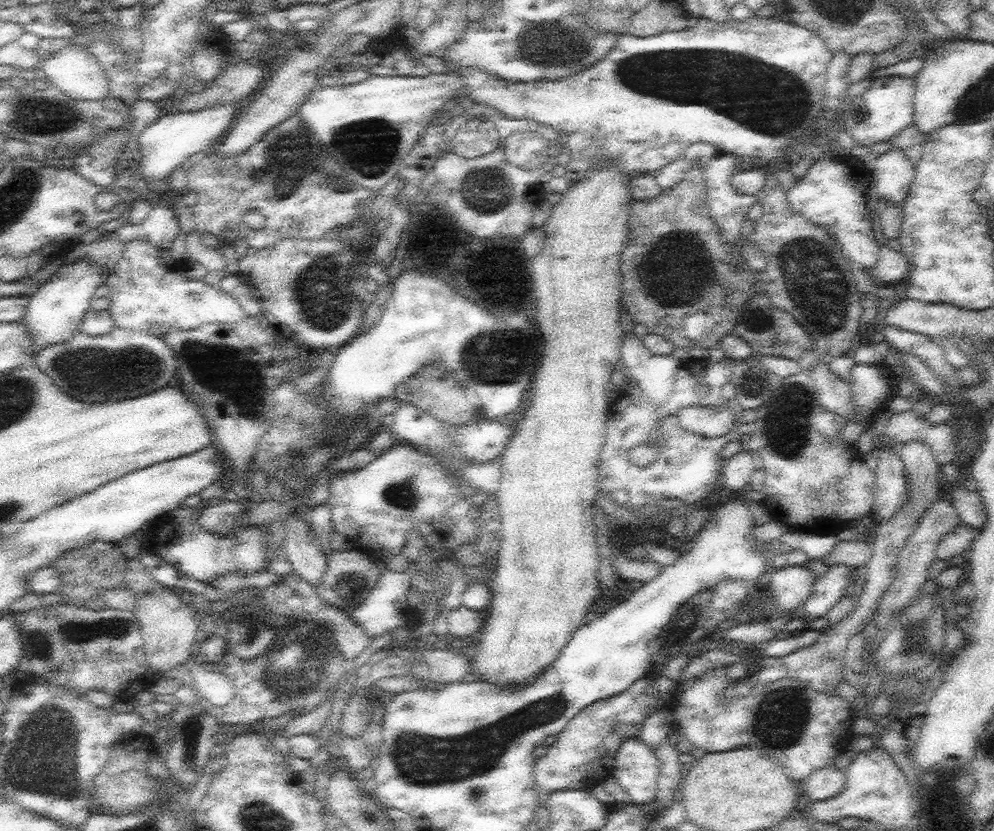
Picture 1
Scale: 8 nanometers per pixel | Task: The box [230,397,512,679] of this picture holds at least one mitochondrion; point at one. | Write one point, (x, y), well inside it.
(404, 495)

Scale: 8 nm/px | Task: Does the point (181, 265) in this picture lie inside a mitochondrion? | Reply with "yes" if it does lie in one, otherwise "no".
no

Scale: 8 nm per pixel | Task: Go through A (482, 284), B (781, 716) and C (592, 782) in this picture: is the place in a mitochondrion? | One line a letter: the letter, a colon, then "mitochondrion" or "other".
A: other
B: mitochondrion
C: other

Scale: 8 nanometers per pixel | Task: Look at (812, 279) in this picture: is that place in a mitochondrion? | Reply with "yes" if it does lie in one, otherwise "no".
yes

